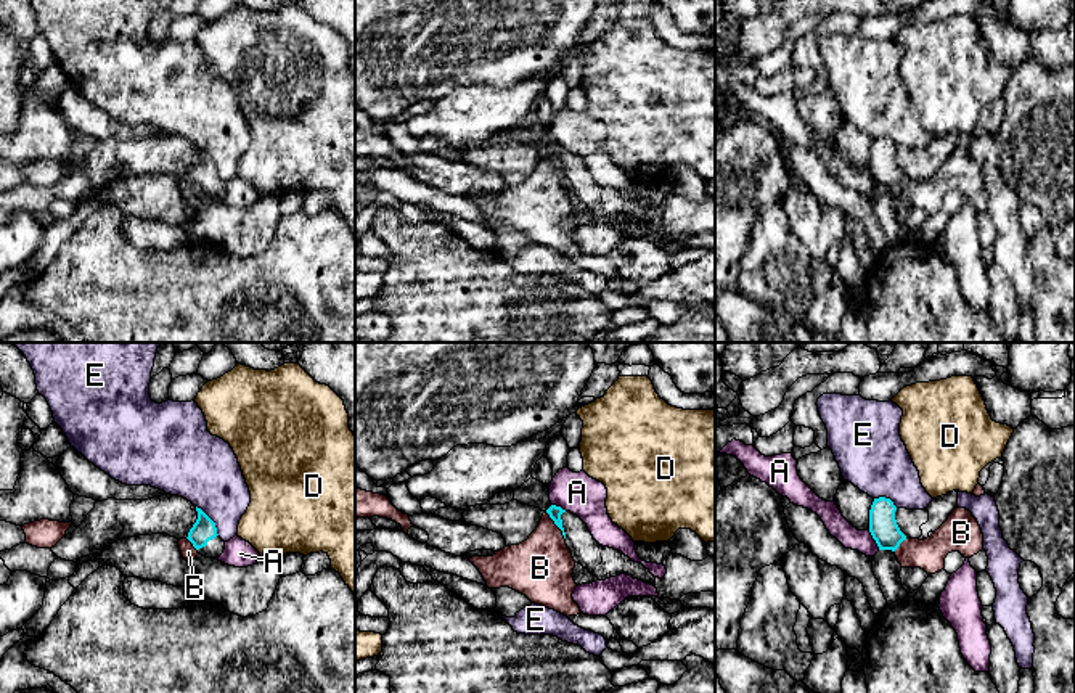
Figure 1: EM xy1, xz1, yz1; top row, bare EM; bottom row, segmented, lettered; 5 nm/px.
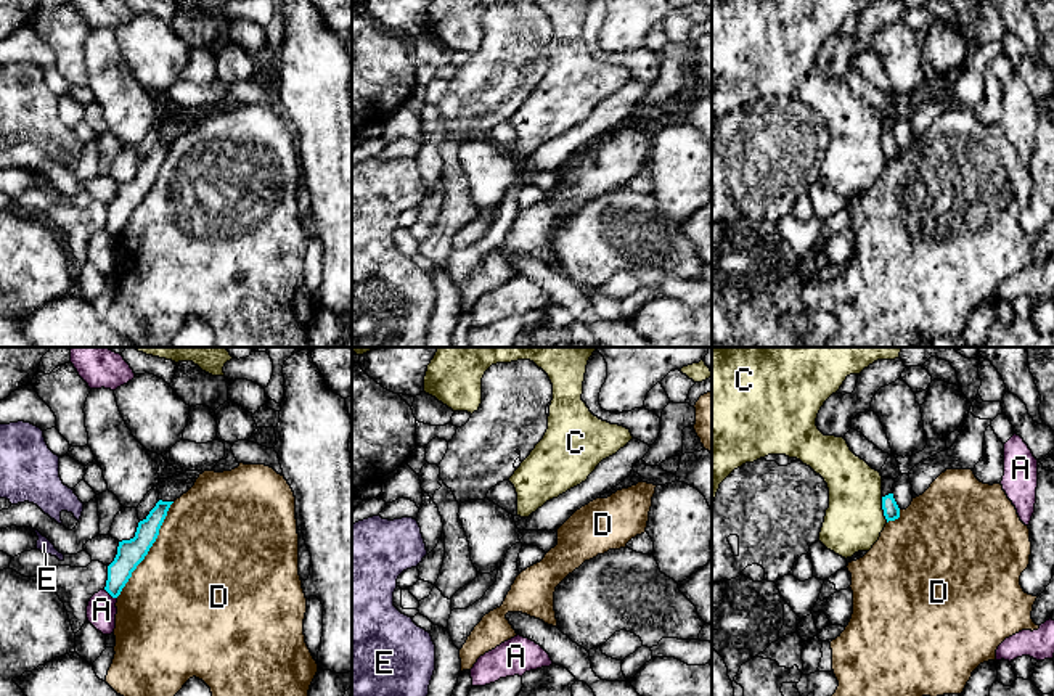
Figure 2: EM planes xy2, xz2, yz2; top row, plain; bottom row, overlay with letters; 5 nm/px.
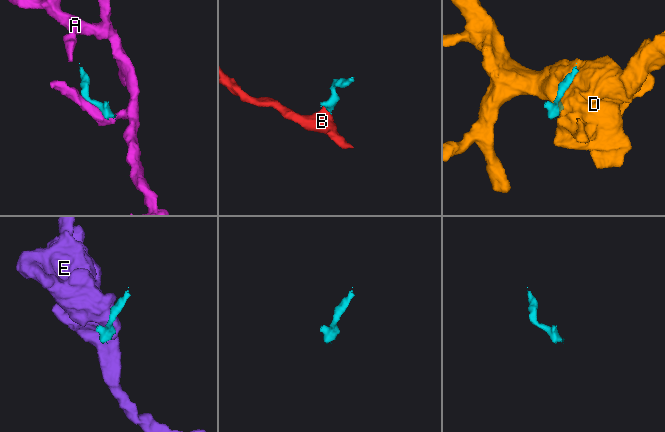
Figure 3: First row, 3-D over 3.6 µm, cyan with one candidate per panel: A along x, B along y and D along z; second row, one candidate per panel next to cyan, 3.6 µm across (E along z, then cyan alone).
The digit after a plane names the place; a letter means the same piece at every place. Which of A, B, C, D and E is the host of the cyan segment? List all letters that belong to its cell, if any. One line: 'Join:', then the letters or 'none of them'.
Join: none of them

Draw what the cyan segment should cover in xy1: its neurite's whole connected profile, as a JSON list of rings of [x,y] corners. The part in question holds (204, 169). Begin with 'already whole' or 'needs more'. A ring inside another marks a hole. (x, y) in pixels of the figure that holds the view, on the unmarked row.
needs more; [[[196,146],[198,159],[188,172],[188,180],[206,198],[219,198],[225,190],[225,182],[219,177],[215,162]]]

